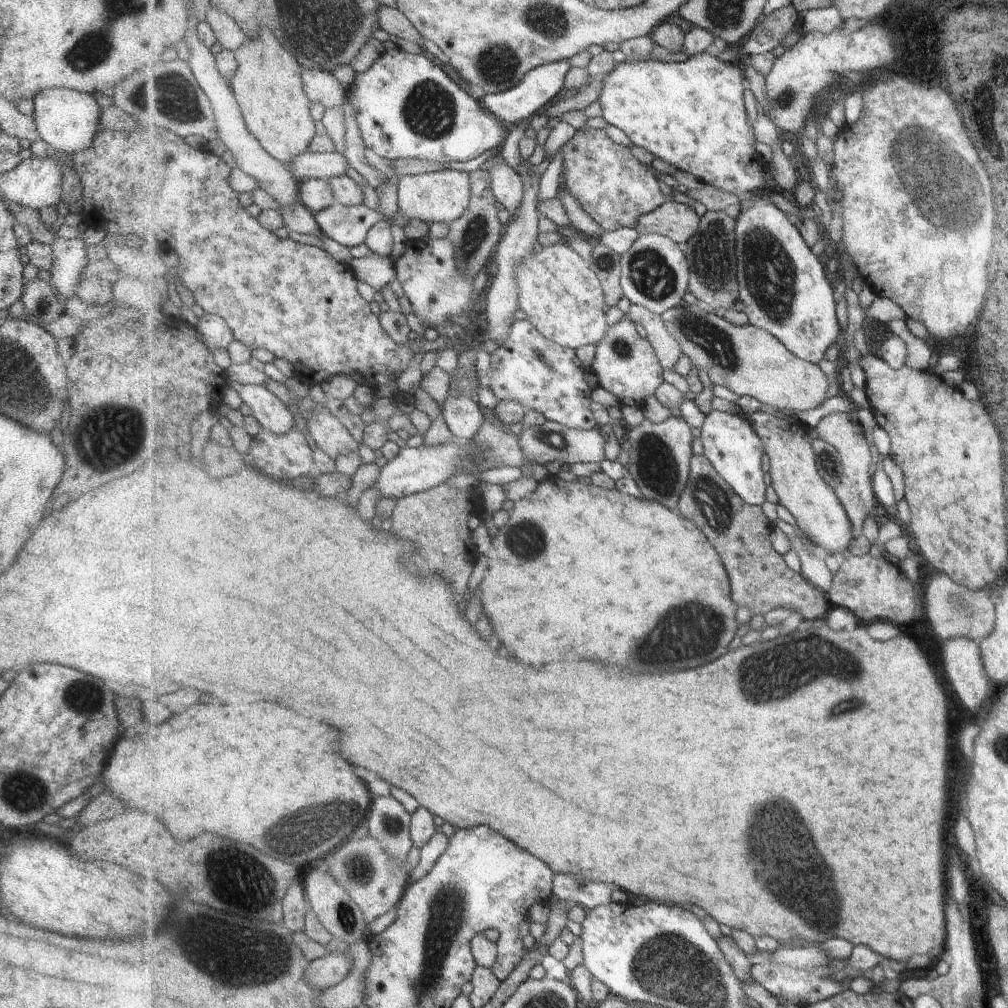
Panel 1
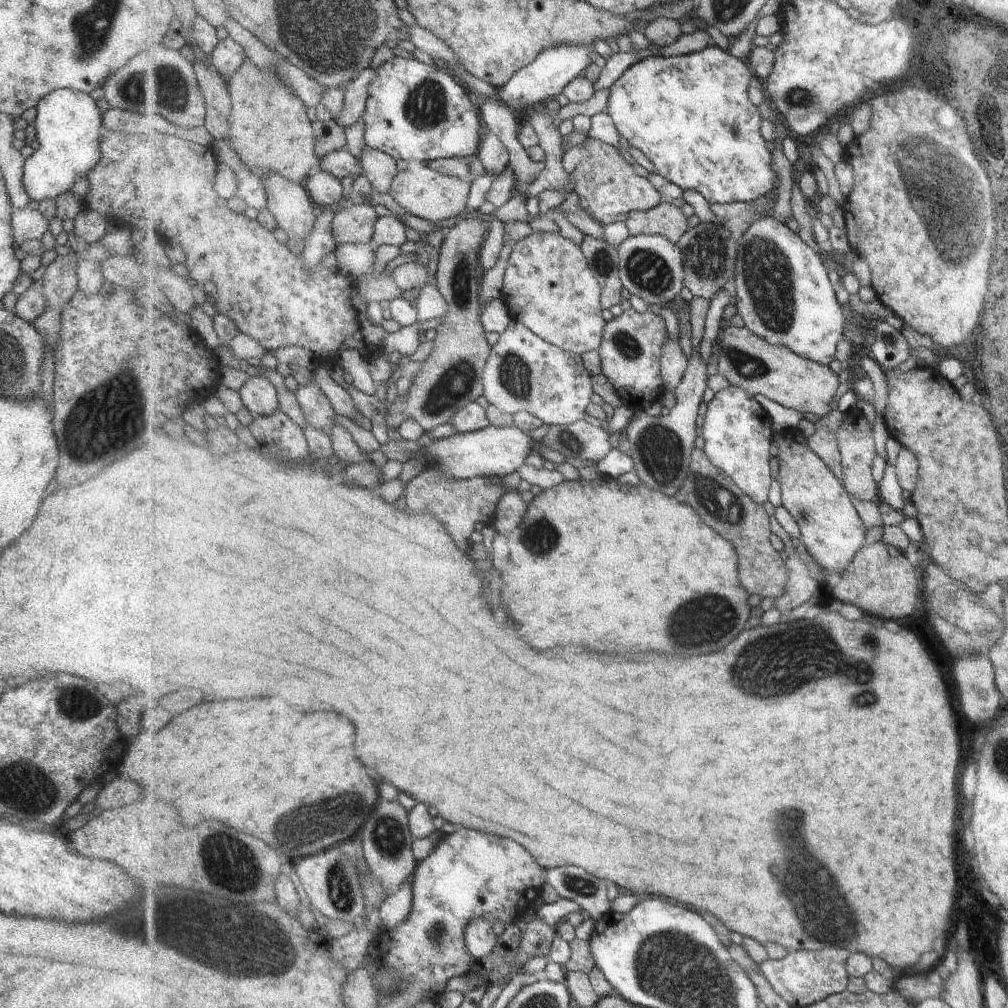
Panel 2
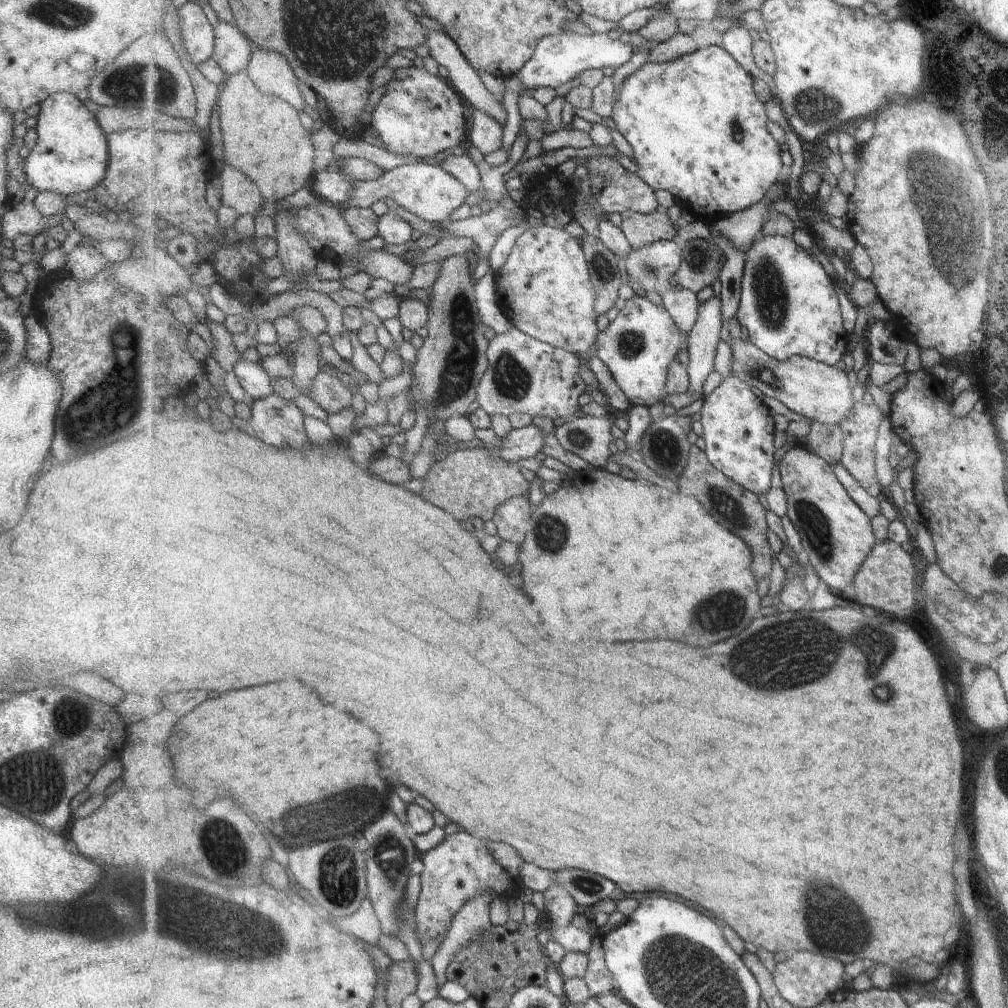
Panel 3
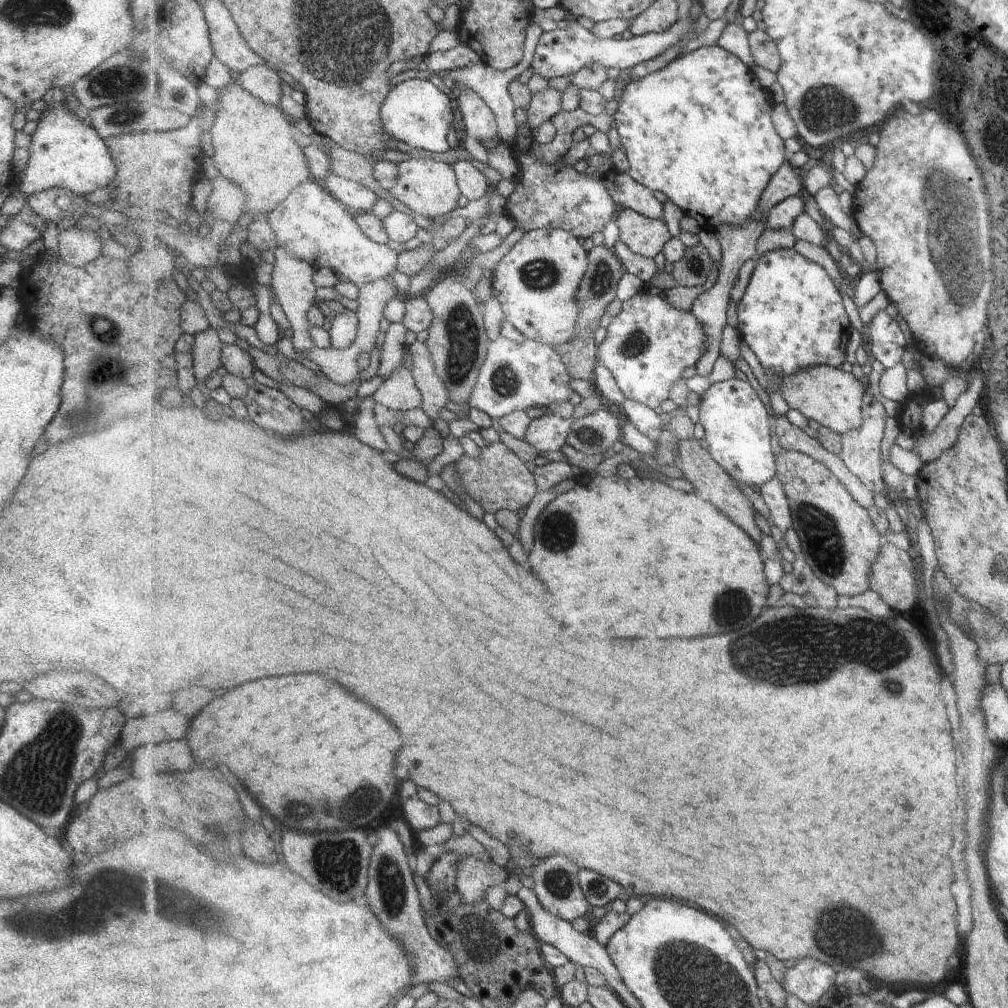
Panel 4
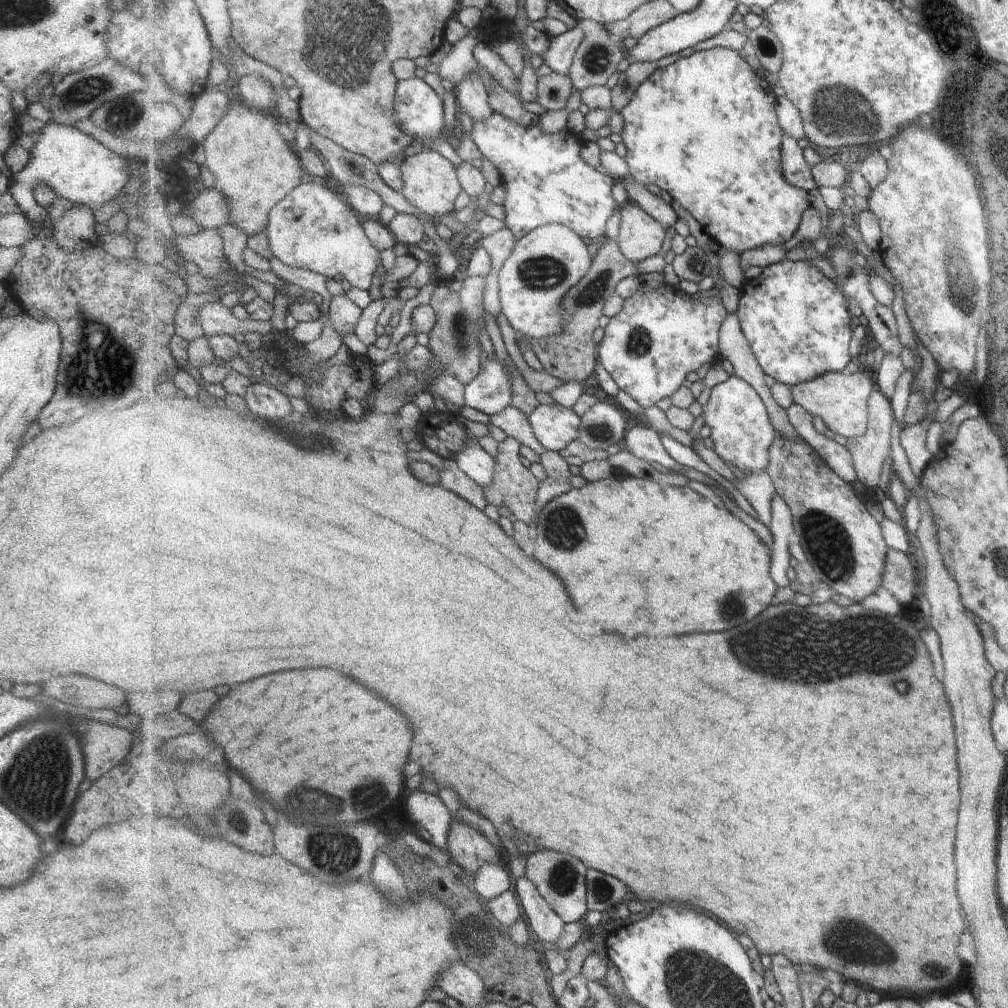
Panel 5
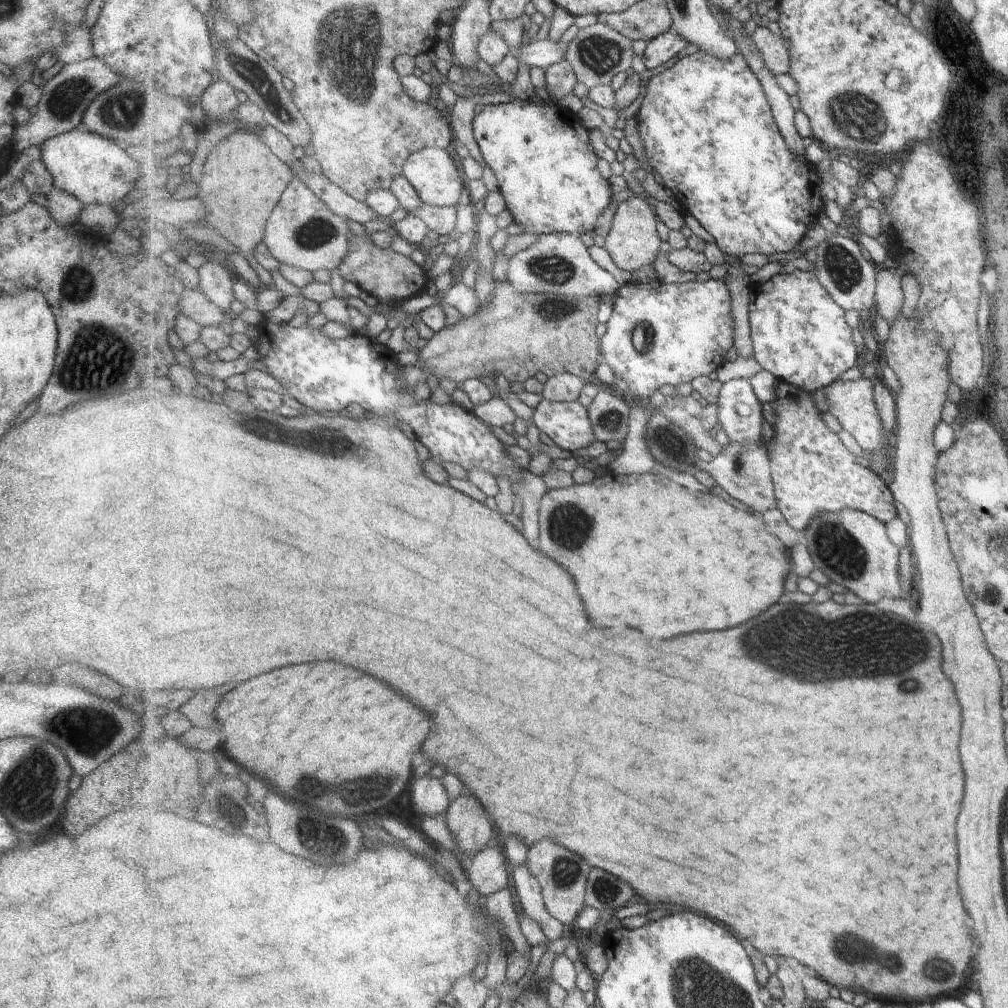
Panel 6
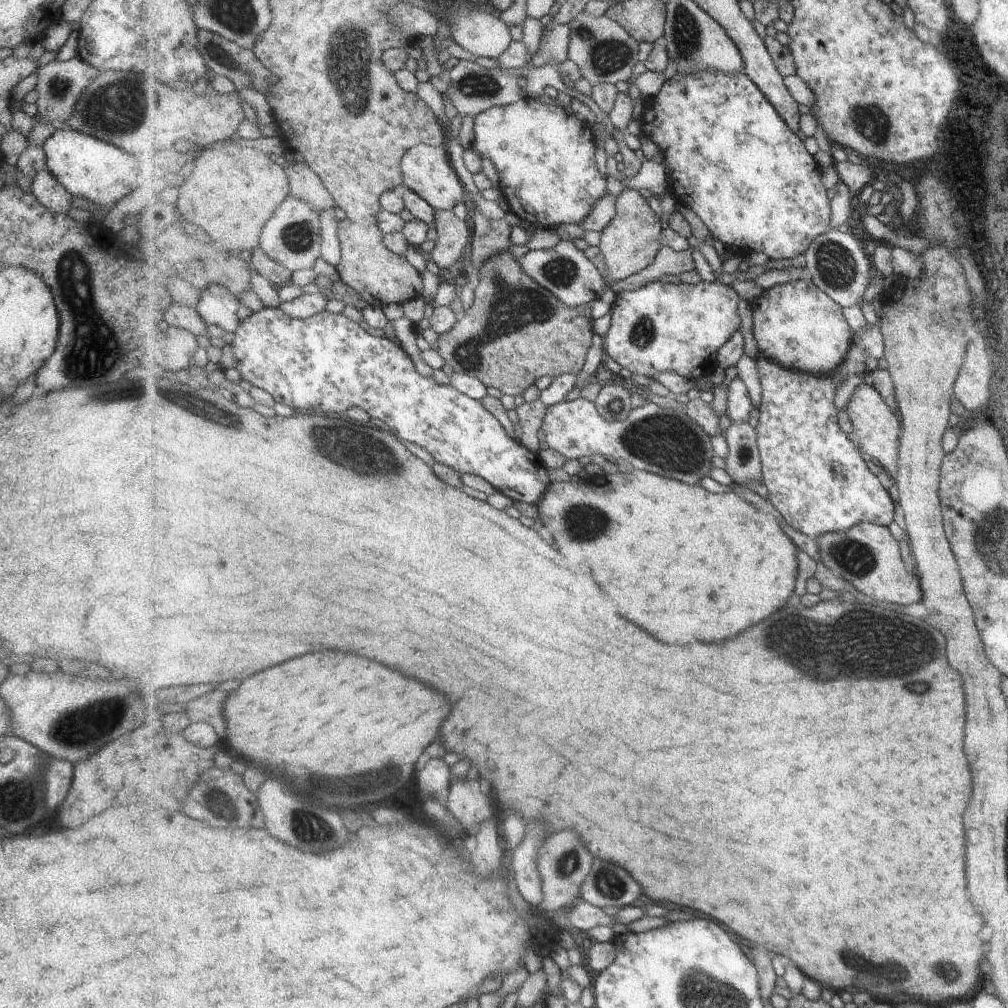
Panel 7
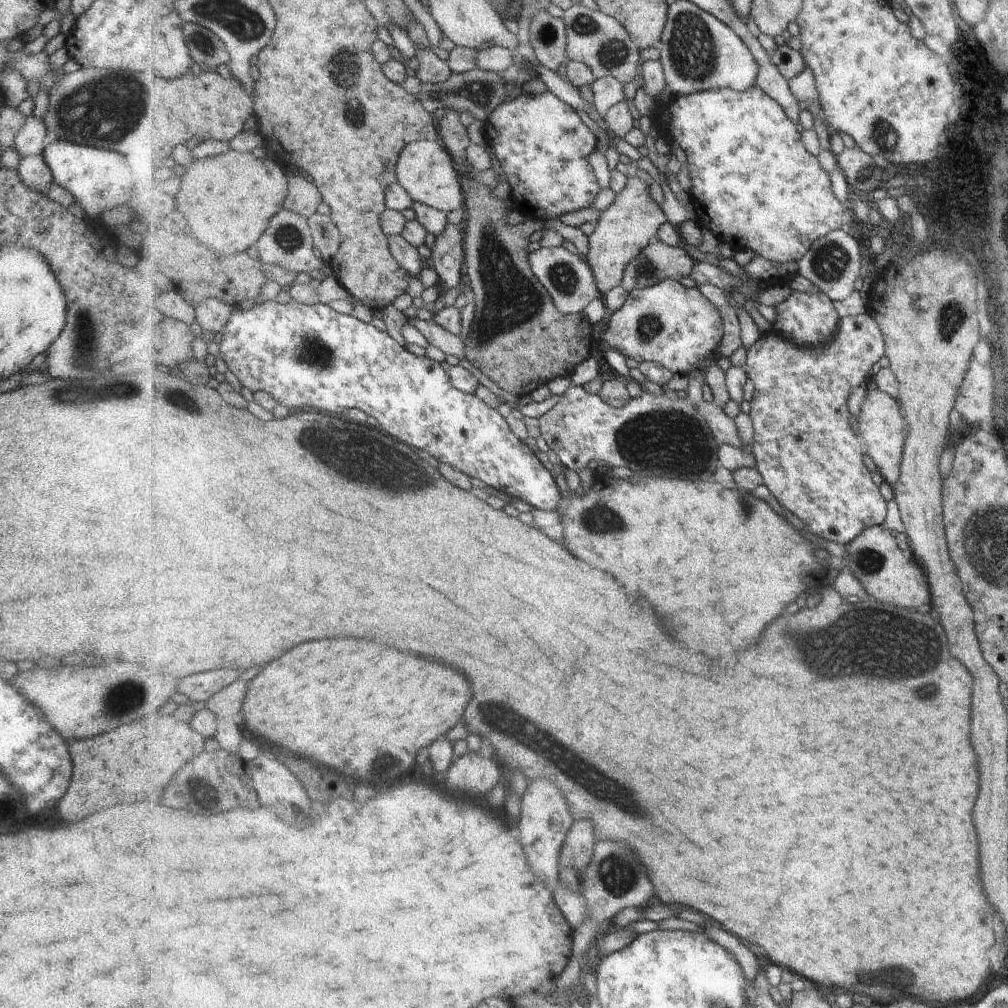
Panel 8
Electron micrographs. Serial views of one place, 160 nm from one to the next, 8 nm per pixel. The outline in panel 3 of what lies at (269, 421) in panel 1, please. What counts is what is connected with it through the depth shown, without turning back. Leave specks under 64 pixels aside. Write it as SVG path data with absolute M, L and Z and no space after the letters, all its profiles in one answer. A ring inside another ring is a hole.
M240 354L239 362L235 364L233 372L235 376L237 376L241 386L245 388L247 394L254 400L274 394L272 380L259 362L253 363L247 361L243 359L242 354Z

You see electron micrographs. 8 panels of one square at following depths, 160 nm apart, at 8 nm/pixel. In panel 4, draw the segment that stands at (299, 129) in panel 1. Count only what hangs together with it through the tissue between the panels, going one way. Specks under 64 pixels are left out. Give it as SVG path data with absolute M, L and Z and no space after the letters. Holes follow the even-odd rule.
M238 76L234 82L227 87L221 104L221 112L217 114L217 122L213 126L213 144L215 144L215 162L221 174L227 180L233 180L241 190L247 194L247 212L254 214L256 220L267 220L270 213L277 209L293 190L310 180L312 175L307 166L307 158L304 148L301 148L295 140L295 121L281 108L273 104L261 102L257 96L253 96Z

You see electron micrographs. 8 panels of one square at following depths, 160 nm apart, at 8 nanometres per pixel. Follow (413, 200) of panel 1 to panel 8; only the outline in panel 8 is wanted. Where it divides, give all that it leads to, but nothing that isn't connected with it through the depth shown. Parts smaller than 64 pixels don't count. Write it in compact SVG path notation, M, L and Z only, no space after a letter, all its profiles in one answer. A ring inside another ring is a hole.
M415 141L408 144L401 153L396 173L398 183L409 193L414 202L421 202L441 212L465 209L463 202L463 185L459 184L459 174L442 141Z

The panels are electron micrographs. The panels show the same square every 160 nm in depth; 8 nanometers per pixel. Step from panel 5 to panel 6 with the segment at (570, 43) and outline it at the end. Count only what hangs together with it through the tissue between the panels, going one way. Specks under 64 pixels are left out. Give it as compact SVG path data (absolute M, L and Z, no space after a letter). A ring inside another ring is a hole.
M535 40L529 42L528 45L519 45L518 49L514 50L515 58L519 63L527 65L528 68L549 69L551 65L565 61L565 45L561 40L553 42L553 40Z

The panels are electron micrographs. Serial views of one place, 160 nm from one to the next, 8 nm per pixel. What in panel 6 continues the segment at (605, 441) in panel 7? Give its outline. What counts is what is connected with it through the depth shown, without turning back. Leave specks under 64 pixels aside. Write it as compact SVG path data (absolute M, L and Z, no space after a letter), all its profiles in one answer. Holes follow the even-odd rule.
M543 398L533 411L534 424L539 432L569 453L599 441L594 434L589 410L580 401L561 403ZM657 408L651 411L645 443L651 455L649 464L657 462L681 473L693 474L699 460L697 442Z

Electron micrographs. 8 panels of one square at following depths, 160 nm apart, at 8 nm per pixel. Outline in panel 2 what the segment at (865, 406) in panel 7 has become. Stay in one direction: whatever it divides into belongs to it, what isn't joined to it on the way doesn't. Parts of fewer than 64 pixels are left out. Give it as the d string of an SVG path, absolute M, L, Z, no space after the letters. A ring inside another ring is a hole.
M722 326L717 339L718 370L733 386L741 387L753 396L766 396L784 407L795 409L802 413L812 412L820 418L833 412L831 410L831 402L833 402L835 394L839 392L839 376L828 365L803 358L801 355L795 354L788 346L773 346L746 326L743 328Z

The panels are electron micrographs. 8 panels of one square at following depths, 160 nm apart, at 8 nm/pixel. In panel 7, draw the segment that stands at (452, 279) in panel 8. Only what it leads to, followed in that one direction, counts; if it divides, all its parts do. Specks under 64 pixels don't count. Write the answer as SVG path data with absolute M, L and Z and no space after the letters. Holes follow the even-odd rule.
M441 209L436 210L431 226L437 230L438 239L430 256L439 268L451 268L471 243L472 230L452 211Z

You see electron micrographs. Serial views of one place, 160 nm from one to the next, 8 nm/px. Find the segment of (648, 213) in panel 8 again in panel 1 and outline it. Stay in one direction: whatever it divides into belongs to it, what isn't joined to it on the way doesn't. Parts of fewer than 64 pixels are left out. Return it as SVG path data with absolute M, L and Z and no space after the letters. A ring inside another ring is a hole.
M668 199L663 206L641 217L637 230L642 235L665 235L682 245L695 236L701 221L693 208Z

